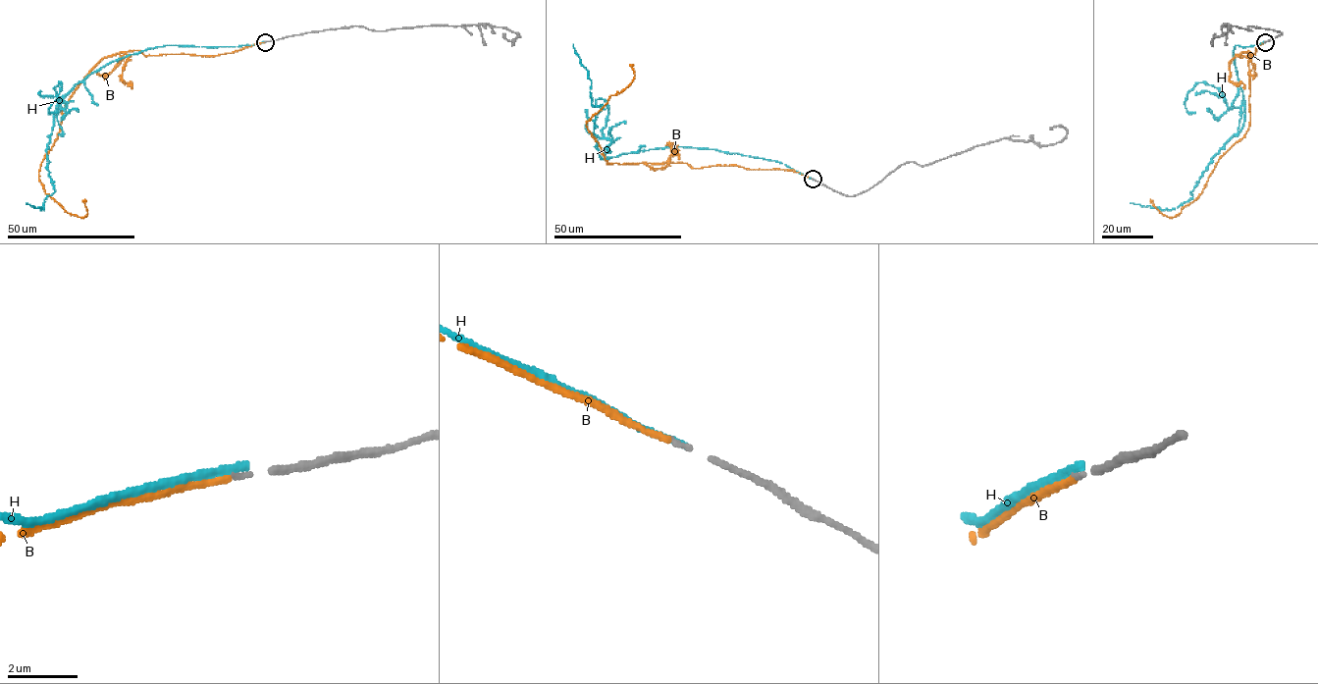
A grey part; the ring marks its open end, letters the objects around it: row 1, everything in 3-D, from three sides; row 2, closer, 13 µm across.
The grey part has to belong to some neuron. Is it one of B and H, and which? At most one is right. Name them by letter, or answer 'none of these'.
B

